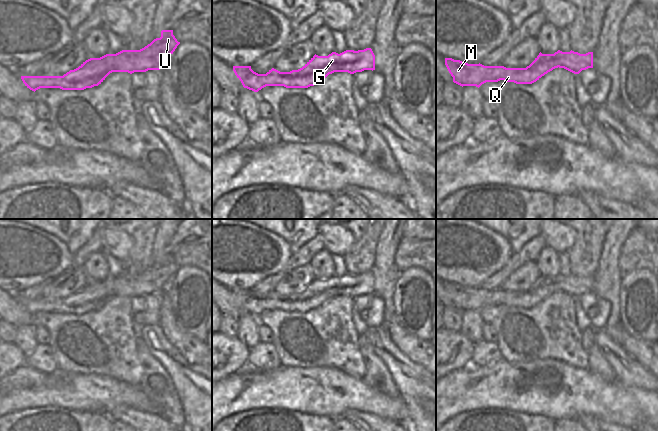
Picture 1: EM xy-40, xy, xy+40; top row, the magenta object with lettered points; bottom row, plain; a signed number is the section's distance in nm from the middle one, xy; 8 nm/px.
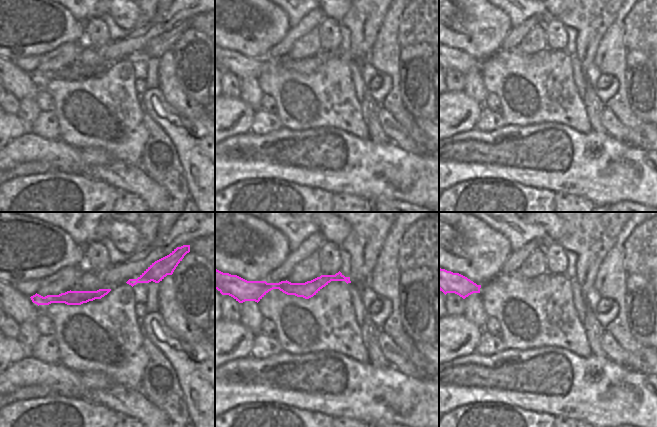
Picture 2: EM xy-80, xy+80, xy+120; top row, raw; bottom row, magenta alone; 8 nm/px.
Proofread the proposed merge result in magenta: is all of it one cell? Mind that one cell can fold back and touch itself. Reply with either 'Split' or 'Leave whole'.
Leave whole

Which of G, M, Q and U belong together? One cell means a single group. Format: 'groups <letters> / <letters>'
groups G M Q U

